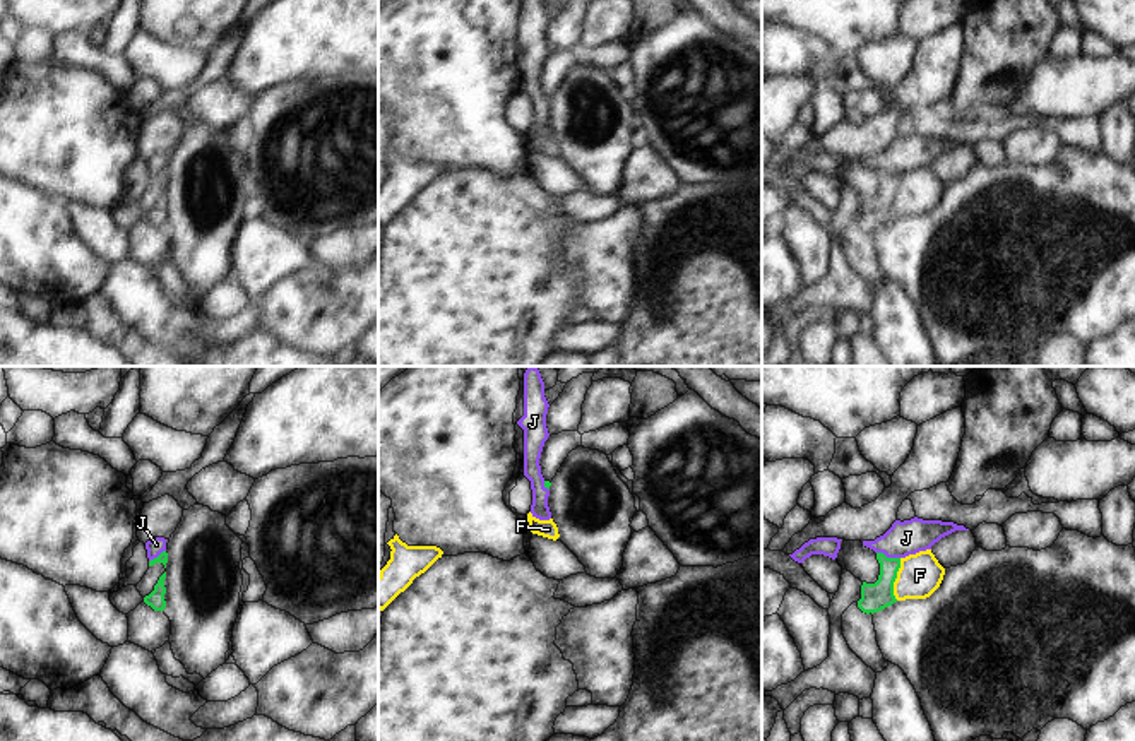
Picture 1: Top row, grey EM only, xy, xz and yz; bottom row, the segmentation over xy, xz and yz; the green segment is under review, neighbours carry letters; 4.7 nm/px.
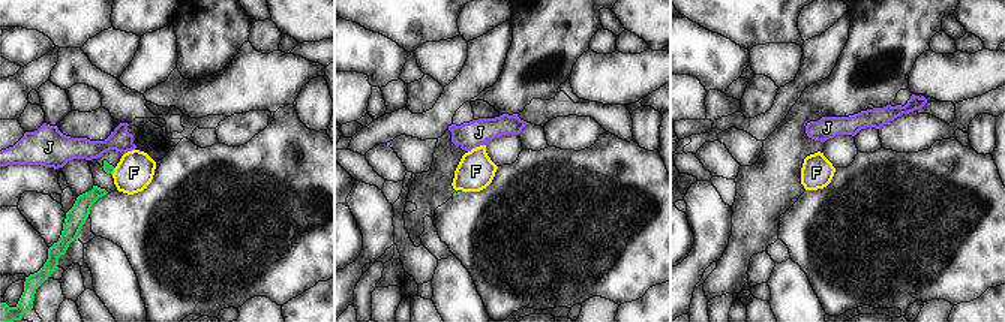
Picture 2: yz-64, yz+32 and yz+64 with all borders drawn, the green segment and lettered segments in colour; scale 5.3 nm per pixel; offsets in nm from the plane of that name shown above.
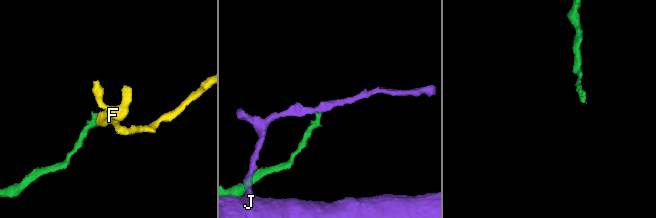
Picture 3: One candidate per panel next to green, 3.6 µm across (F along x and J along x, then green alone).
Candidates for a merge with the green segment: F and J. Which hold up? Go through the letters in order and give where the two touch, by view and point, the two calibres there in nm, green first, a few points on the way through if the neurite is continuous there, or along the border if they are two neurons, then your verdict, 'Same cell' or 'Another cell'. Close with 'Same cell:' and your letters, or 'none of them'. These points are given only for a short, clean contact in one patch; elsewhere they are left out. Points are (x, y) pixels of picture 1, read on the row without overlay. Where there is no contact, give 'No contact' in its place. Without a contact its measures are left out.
F: Touches green at yz (896, 194). Thickness 130 nm (green) against 200 nm. Path across: yz (877, 213), (896, 194), (920, 192). Same cell
J: Touches green at yz (889, 175). Thickness 130 nm (green) against 160 nm. Boundary: yz (877, 168), (899, 175). Another cell
Same cell: F.

